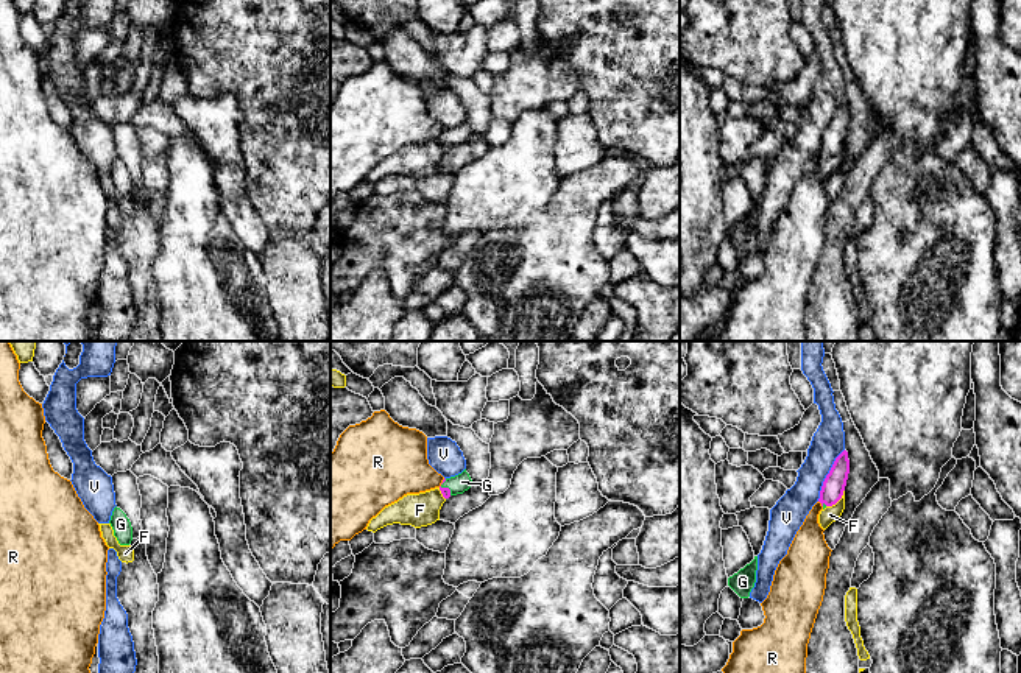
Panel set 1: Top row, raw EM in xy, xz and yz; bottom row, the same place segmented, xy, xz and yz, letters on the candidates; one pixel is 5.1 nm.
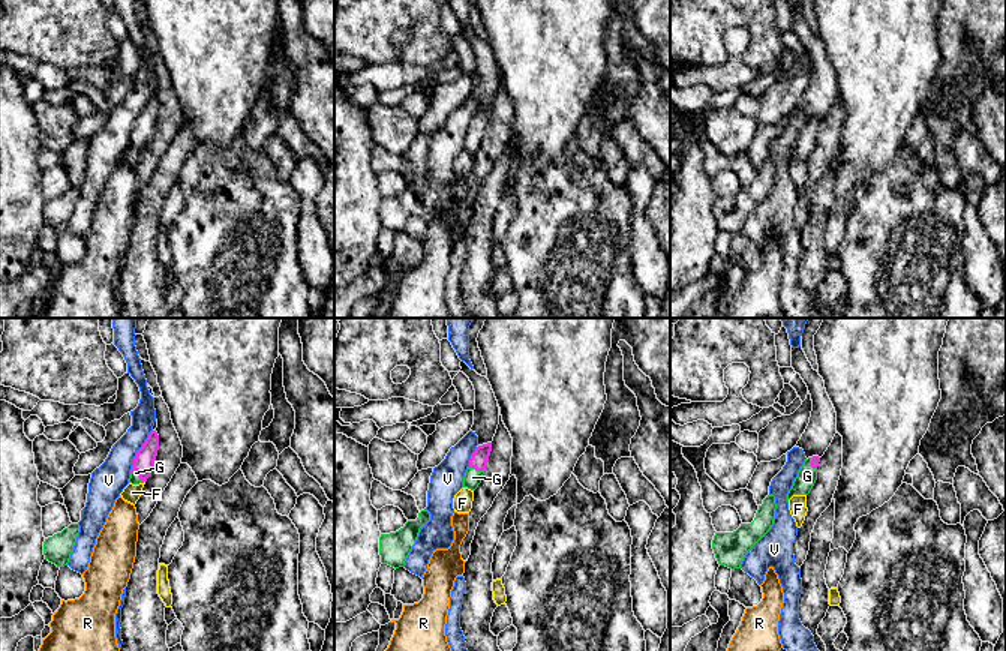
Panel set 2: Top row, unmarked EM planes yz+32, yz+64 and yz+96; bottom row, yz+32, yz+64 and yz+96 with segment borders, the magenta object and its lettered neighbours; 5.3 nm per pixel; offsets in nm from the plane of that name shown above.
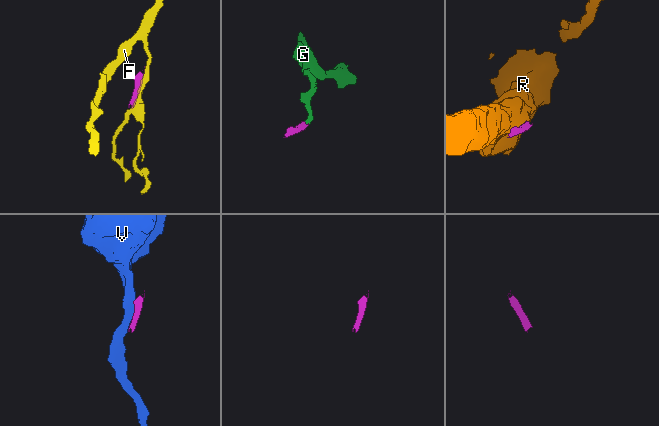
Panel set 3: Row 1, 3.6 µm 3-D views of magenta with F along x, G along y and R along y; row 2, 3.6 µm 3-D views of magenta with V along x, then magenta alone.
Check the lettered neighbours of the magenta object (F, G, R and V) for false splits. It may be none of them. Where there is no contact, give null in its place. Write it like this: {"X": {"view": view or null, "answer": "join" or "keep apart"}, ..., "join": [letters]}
{"F": {"view": "yz", "answer": "keep apart"}, "G": {"view": "xz", "answer": "join"}, "R": {"view": "yz", "answer": "keep apart"}, "V": {"view": "yz", "answer": "keep apart"}, "join": ["G"]}

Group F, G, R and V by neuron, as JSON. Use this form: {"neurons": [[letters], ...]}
{"neurons": [["F"], ["G"], ["R"], ["V"]]}

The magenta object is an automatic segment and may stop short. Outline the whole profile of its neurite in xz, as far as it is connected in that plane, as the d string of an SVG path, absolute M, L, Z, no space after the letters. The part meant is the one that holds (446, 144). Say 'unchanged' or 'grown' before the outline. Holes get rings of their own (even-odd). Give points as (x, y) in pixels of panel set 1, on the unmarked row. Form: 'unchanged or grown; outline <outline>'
grown; outline M465 120L461 125L455 126L455 128L444 129L440 137L440 142L444 150L449 150L450 146L463 145L471 137L472 137L472 131Z

